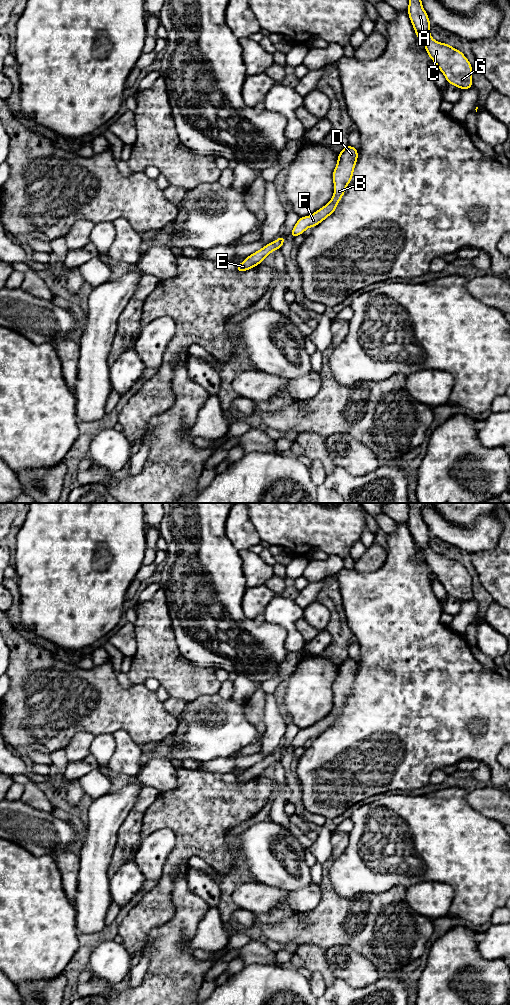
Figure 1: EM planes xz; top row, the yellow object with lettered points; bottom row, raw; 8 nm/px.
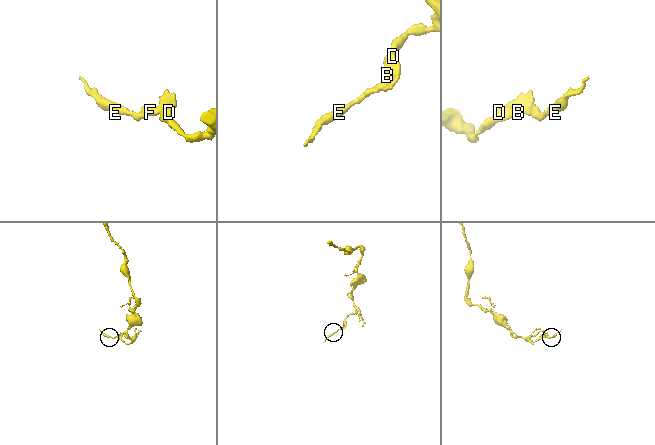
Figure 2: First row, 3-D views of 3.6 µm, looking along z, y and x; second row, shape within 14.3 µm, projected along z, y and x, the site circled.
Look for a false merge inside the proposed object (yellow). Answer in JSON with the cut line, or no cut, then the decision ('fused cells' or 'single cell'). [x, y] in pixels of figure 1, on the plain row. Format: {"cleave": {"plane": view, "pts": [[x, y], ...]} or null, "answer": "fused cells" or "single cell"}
{"cleave": null, "answer": "single cell"}

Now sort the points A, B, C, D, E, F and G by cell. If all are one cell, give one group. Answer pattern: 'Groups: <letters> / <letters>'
Groups: A B C D E F G

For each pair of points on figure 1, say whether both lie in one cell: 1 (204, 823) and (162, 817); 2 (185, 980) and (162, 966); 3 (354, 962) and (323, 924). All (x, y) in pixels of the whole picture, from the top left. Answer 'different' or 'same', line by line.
1: same
2: same
3: different

